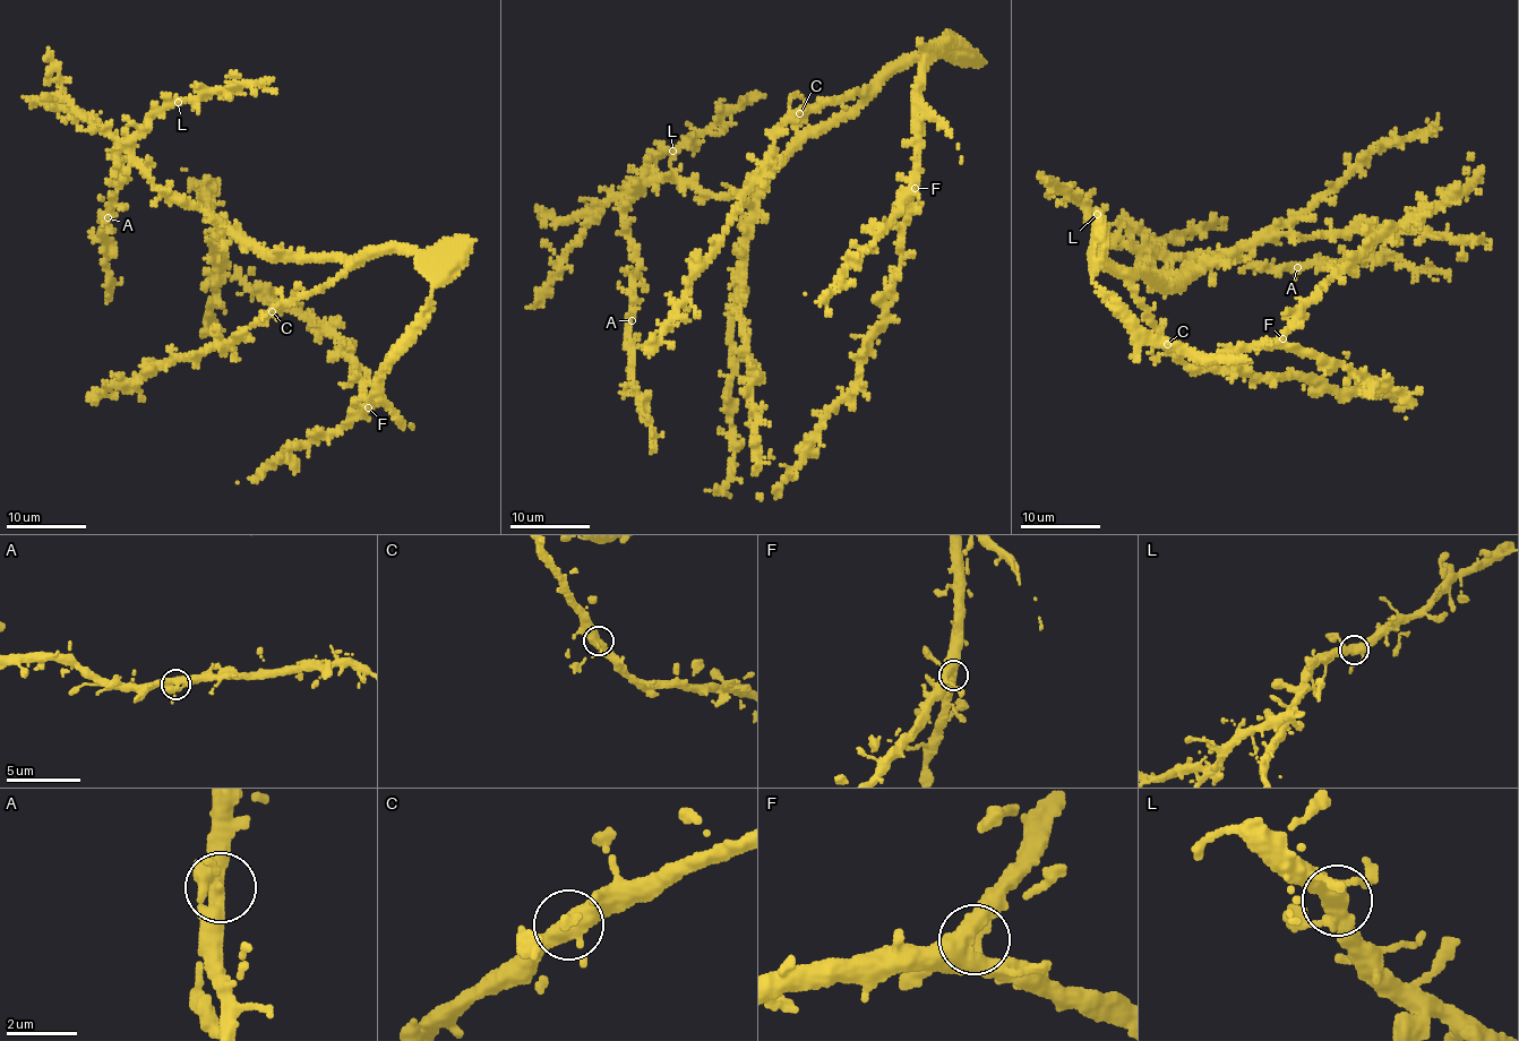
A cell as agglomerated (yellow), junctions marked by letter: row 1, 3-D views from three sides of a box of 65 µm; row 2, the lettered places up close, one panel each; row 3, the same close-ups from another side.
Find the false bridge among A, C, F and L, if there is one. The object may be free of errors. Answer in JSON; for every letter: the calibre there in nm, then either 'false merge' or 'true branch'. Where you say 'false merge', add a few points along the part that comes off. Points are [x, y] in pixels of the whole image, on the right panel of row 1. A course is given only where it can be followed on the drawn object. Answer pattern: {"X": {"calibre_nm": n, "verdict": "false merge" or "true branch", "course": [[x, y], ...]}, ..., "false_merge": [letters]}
{"A": {"calibre_nm": 360, "verdict": "true branch"}, "C": {"calibre_nm": 360, "verdict": "true branch"}, "F": {"calibre_nm": 440, "verdict": "true branch"}, "L": {"calibre_nm": 400, "verdict": "true branch"}, "false_merge": []}

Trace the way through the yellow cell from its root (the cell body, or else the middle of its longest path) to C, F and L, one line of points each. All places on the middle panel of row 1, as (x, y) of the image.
C: (914, 54), (869, 87), (799, 113)
F: (914, 54), (929, 50), (934, 42), (951, 32), (952, 37), (946, 44), (926, 58), (918, 102), (915, 188)
L: (914, 54), (856, 106), (811, 130), (748, 189), (722, 196), (662, 178), (637, 189), (646, 162), (672, 151)

